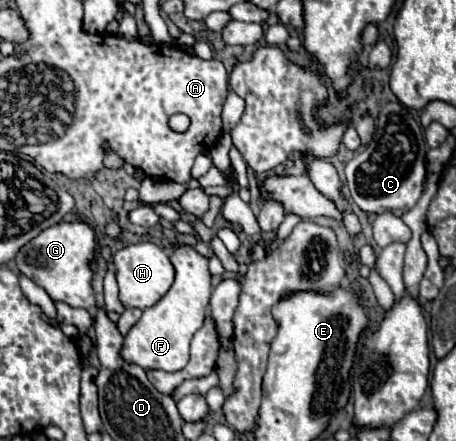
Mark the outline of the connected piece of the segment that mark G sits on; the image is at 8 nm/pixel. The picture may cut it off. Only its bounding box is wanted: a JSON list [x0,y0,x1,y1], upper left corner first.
[16,222,96,310]

